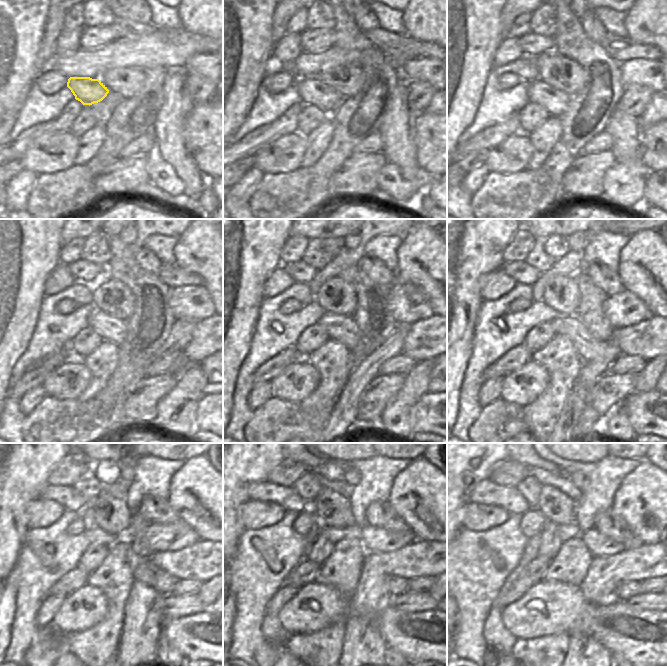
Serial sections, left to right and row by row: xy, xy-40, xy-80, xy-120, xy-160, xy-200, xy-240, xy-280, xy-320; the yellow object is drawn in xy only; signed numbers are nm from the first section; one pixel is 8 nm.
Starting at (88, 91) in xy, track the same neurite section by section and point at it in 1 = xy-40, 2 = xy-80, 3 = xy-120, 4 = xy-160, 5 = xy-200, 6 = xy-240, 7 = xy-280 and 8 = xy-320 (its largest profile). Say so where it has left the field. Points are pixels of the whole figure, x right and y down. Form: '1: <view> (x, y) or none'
1: xy-40 (312, 91)
2: xy-80 (555, 102)
3: xy-120 (110, 328)
4: xy-160 (342, 328)
5: xy-200 (588, 349)
6: xy-240 (143, 570)
7: xy-280 (397, 586)
8: xy-320 (628, 589)

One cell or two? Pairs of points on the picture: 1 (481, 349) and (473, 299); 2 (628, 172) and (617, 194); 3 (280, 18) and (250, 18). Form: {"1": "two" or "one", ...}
{"1": "two", "2": "one", "3": "two"}

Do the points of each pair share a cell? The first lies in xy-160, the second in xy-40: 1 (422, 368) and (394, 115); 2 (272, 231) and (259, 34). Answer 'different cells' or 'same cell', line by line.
1: different cells
2: same cell

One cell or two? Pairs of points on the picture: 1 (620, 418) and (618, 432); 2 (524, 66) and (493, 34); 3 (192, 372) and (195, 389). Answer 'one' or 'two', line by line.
1: one
2: two
3: one

